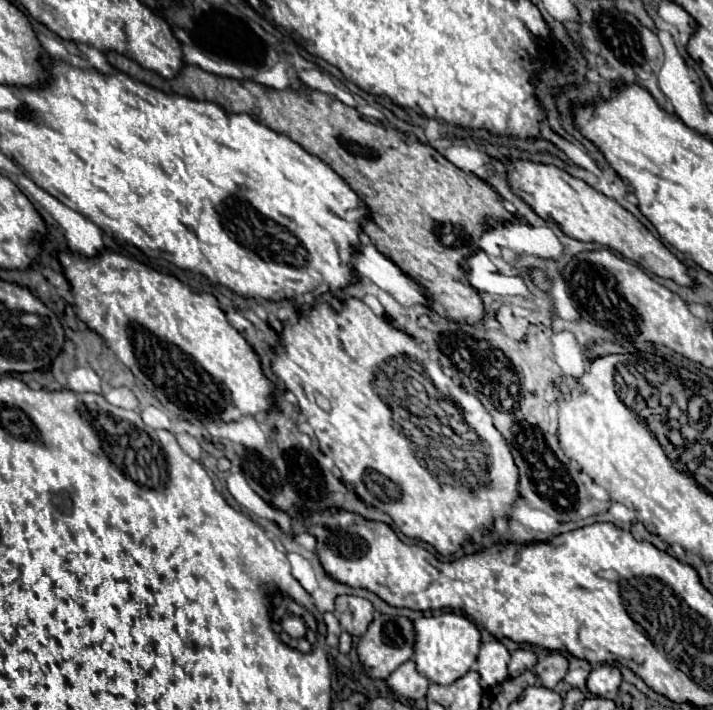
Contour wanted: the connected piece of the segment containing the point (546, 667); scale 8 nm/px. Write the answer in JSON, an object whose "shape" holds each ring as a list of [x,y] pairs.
{"shape":[[[550,653],[536,663],[534,673],[542,679],[544,687],[554,689],[568,673],[568,659],[560,653]]]}

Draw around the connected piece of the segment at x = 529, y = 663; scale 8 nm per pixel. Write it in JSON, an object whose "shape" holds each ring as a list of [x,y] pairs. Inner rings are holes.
{"shape":[[[518,649],[512,653],[512,659],[510,659],[510,665],[508,665],[508,671],[510,671],[510,677],[518,677],[522,675],[524,671],[532,669],[536,663],[536,655],[528,649]]]}

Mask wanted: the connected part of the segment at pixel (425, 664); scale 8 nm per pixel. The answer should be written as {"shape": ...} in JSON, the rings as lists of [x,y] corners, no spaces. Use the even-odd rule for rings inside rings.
{"shape":[[[456,613],[422,617],[414,621],[414,631],[416,631],[416,645],[414,645],[416,667],[432,683],[450,685],[476,665],[482,639],[480,639],[478,627],[468,617],[456,615]]]}

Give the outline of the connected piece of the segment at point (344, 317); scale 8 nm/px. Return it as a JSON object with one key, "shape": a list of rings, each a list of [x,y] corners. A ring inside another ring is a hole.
{"shape":[[[348,299],[348,301],[344,301],[340,311],[336,311],[336,309],[332,309],[332,307],[322,307],[322,309],[312,307],[312,309],[308,311],[308,317],[298,317],[298,323],[296,323],[296,325],[292,325],[290,321],[284,321],[284,323],[282,323],[282,331],[280,331],[280,335],[278,335],[278,347],[280,347],[280,351],[274,351],[276,357],[274,357],[274,361],[272,361],[272,371],[274,371],[274,375],[278,377],[278,383],[282,383],[288,391],[292,391],[292,393],[296,395],[296,399],[298,399],[296,405],[298,405],[300,413],[308,419],[310,427],[314,429],[316,439],[318,439],[320,446],[320,458],[318,463],[320,463],[322,467],[325,467],[325,461],[330,460],[331,457],[332,459],[336,459],[334,465],[340,469],[342,479],[354,487],[354,493],[356,493],[364,503],[376,507],[378,511],[388,513],[388,515],[392,517],[392,521],[398,525],[398,529],[400,529],[406,537],[414,537],[414,539],[420,539],[420,541],[426,541],[426,543],[434,545],[436,551],[438,551],[440,555],[452,555],[452,553],[456,553],[456,551],[462,547],[462,543],[464,543],[466,539],[470,539],[470,535],[472,535],[476,529],[486,529],[486,527],[490,527],[490,525],[494,523],[496,517],[506,517],[506,515],[510,515],[510,511],[512,511],[512,507],[514,507],[514,499],[518,497],[518,467],[514,465],[512,453],[510,453],[510,449],[508,449],[504,437],[496,431],[492,417],[486,411],[483,404],[478,401],[476,395],[468,395],[468,397],[466,397],[466,393],[464,393],[460,387],[456,387],[456,385],[452,383],[450,377],[446,377],[446,375],[442,373],[442,367],[438,365],[438,361],[432,361],[432,359],[428,357],[428,351],[424,351],[410,335],[406,335],[404,331],[398,330],[390,325],[386,317],[374,315],[372,309],[370,309],[368,305],[364,305],[360,299]],[[432,381],[434,381],[434,389],[440,391],[440,397],[442,397],[442,395],[450,395],[450,401],[452,401],[454,405],[458,405],[460,411],[464,411],[466,421],[464,421],[464,419],[462,419],[462,421],[460,421],[460,419],[454,419],[452,415],[440,411],[440,409],[444,409],[442,403],[440,403],[440,399],[436,401],[436,397],[432,397],[434,403],[428,401],[428,399],[430,399],[430,397],[428,397],[428,389],[432,389],[432,385],[430,385]],[[316,391],[328,399],[328,403],[330,403],[330,409],[328,409],[328,411],[322,409],[322,407],[316,403],[316,397],[314,397]]]}

